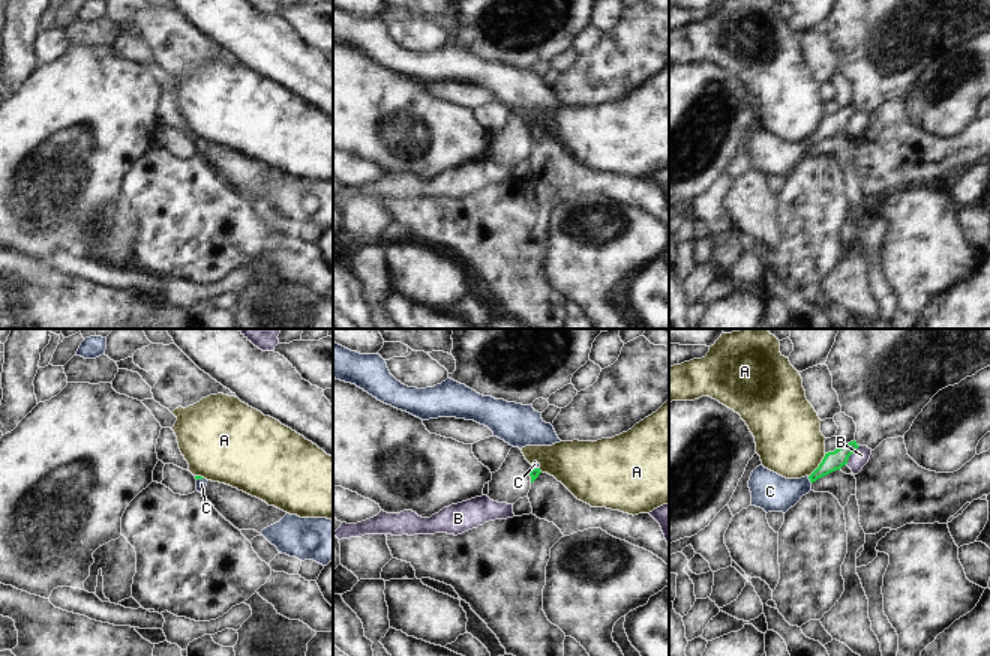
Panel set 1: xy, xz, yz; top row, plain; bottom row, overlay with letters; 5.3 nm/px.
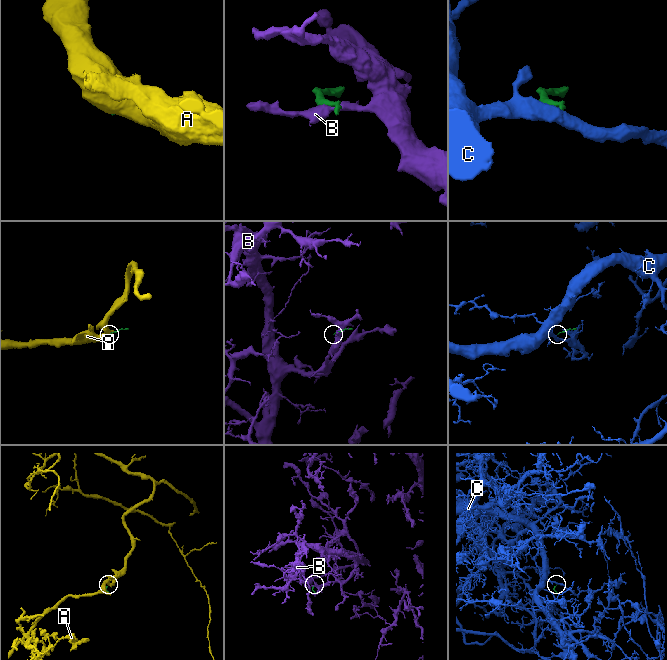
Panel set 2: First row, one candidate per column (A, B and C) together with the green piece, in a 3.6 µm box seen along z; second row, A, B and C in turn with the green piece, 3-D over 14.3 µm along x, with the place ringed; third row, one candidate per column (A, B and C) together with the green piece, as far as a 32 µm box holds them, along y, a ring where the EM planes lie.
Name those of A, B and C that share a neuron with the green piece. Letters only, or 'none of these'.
C

